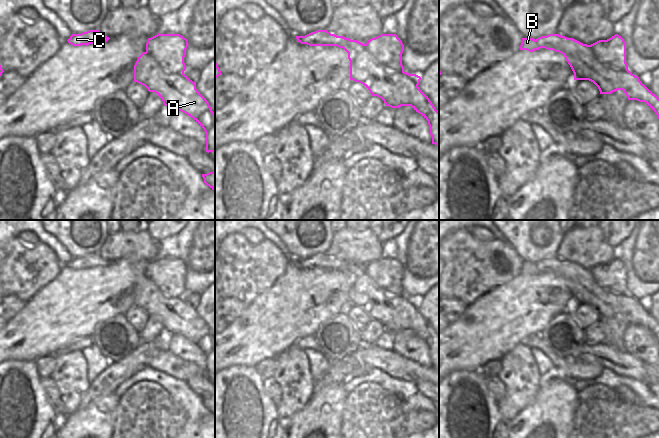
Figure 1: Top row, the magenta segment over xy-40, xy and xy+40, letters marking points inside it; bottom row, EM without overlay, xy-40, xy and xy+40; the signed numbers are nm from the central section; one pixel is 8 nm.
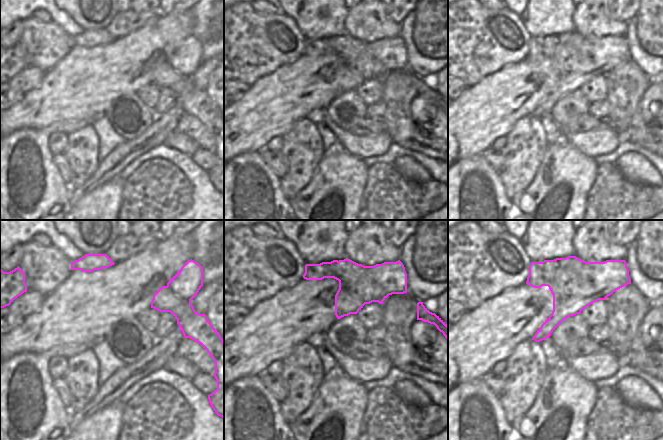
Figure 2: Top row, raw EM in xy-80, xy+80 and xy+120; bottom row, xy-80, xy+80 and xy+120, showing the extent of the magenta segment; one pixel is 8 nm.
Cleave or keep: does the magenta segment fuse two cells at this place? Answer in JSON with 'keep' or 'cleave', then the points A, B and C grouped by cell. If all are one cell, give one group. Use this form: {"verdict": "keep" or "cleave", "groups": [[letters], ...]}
{"verdict": "cleave", "groups": [["A", "C"], ["B"]]}

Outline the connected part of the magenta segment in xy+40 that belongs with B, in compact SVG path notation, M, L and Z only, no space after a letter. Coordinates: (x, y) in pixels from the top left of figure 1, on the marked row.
M522 38L522 43L520 45L520 50L527 50L529 52L533 52L535 50L539 50L540 47L537 41L533 38Z

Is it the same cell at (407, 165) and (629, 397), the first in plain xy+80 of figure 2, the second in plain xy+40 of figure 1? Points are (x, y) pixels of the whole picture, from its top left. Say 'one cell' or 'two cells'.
one cell

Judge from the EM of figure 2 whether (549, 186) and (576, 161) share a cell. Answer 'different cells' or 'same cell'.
same cell

